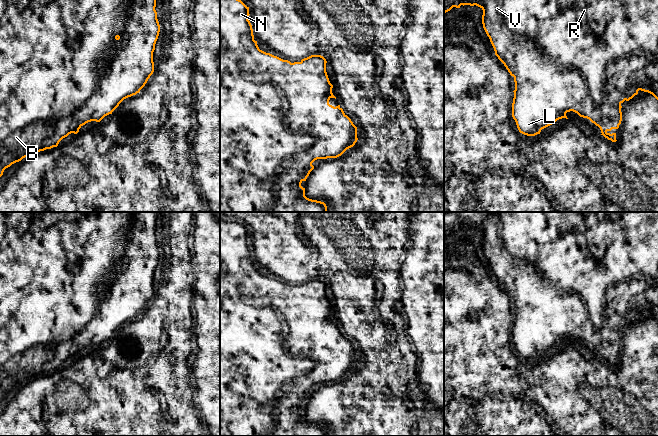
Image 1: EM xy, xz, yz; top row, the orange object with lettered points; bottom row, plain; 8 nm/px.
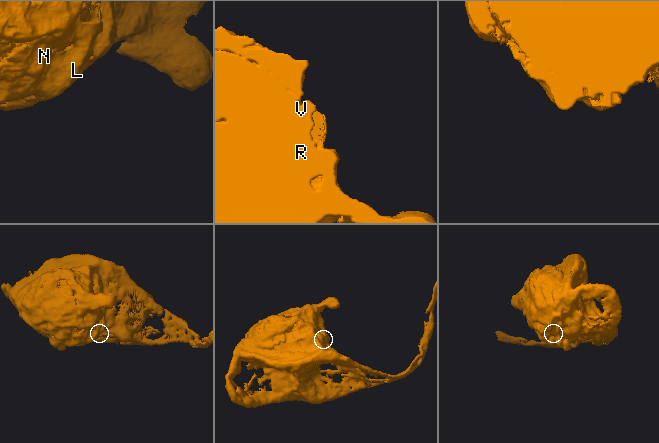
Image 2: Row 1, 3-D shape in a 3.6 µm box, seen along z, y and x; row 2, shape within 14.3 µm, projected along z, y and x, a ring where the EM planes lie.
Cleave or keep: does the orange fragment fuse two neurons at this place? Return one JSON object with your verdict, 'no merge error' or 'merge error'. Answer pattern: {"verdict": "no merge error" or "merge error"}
{"verdict": "no merge error"}

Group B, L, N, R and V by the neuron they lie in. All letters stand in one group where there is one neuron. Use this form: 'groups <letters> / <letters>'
groups B L N R V

